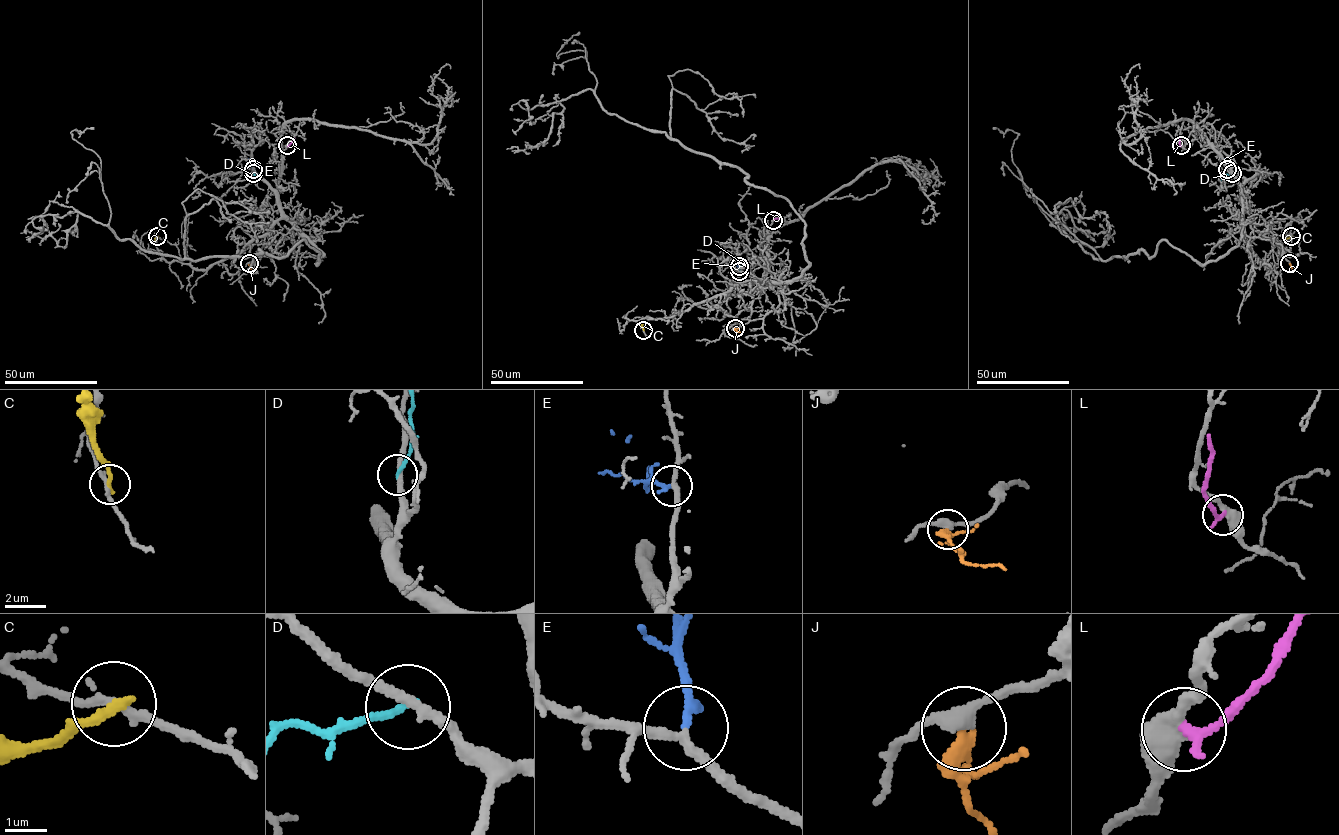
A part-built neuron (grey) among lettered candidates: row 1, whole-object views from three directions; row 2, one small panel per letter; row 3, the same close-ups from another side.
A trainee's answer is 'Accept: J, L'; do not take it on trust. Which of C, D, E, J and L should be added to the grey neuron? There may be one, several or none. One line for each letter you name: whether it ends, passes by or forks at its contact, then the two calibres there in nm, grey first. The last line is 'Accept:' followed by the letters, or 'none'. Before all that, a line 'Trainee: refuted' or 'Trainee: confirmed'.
Trainee: refuted
E: it ends there; 240 nm thick on the grey side, 200 nm on the other
J: it ends there; 320 nm thick on the grey side, 360 nm on the other
Accept: E, J

